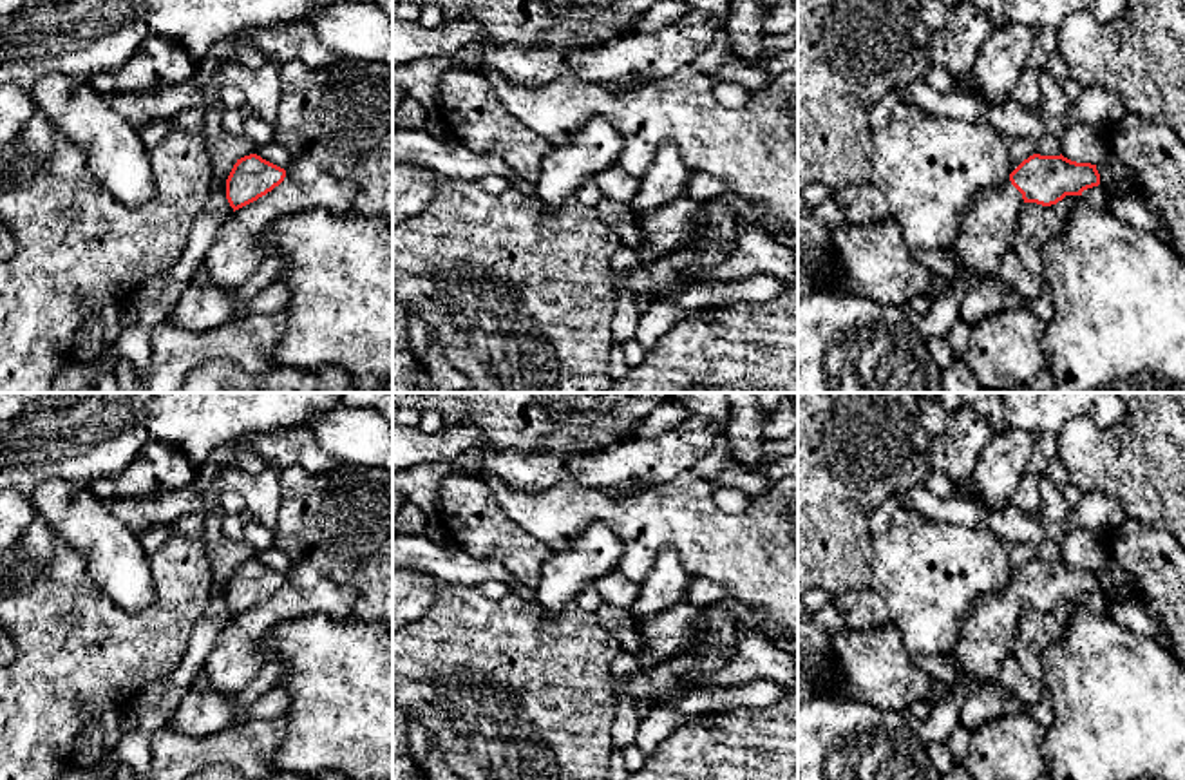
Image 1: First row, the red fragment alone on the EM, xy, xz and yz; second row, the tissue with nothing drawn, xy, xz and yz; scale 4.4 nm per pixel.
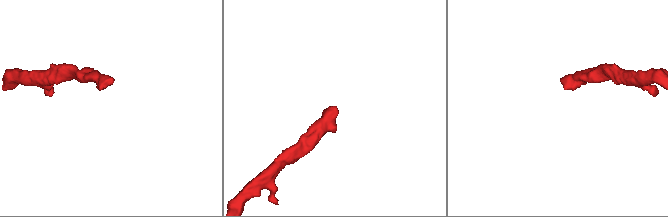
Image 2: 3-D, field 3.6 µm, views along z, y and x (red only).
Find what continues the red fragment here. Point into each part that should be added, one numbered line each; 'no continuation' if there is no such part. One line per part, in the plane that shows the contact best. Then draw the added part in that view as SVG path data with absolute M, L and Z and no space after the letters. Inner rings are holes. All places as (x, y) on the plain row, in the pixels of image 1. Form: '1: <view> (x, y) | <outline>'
1: yz (986, 636) | M1010 588L981 597L961 623L961 639L950 655L957 662L957 682L995 682L997 670L1017 639L1022 599Z

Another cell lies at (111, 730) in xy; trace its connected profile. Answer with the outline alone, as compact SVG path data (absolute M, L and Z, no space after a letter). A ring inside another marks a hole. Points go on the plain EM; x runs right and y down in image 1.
M107 708L101 713L101 733L103 733L103 751L107 755L107 762L114 762L114 753L121 742L123 731L119 728L119 713L112 708Z

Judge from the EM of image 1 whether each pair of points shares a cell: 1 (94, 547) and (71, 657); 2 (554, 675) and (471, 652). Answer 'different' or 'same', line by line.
1: different
2: same

